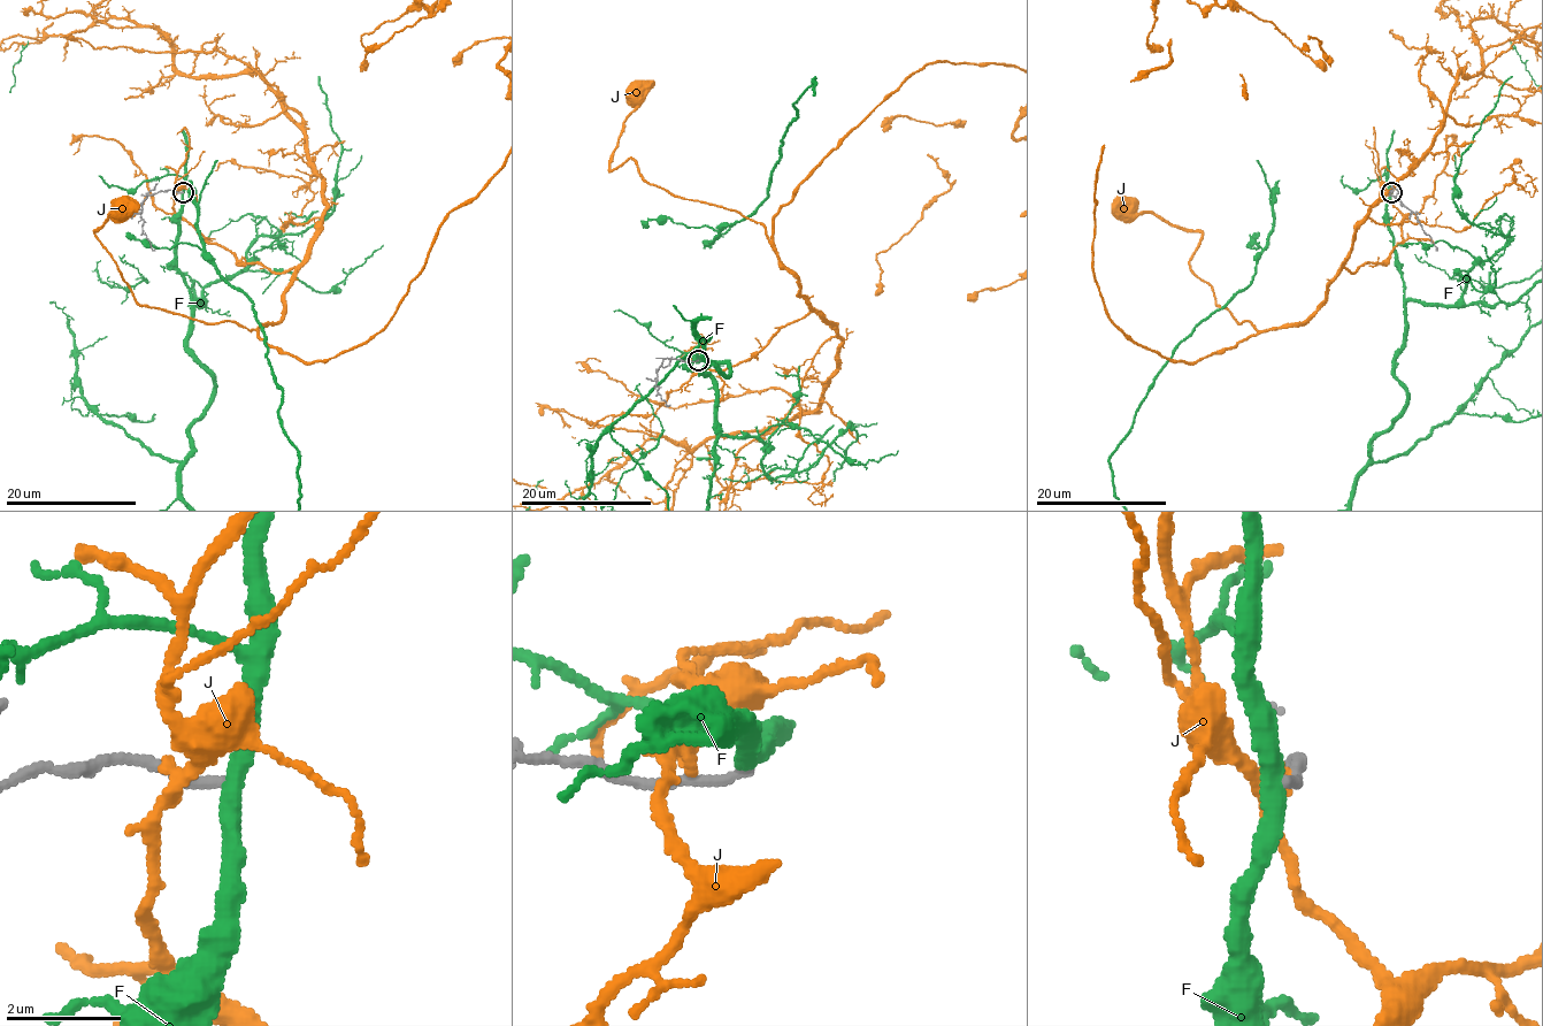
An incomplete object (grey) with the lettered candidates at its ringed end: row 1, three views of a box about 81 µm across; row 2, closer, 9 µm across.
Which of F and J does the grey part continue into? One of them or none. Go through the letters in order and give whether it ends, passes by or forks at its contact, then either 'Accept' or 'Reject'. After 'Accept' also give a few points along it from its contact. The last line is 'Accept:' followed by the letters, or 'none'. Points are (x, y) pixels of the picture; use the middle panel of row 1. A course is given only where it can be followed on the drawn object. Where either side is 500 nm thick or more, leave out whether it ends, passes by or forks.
F: It passes by. Reject
J: It passes by. Reject
Accept: none

